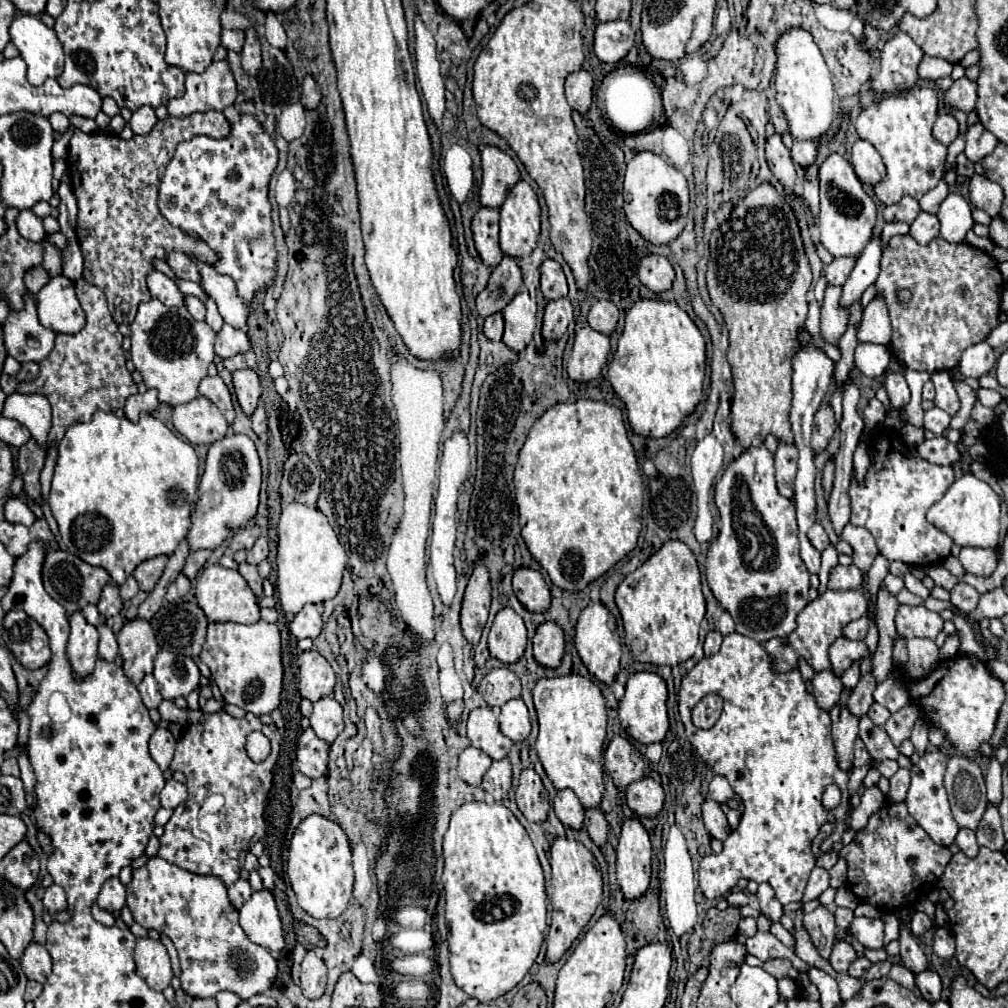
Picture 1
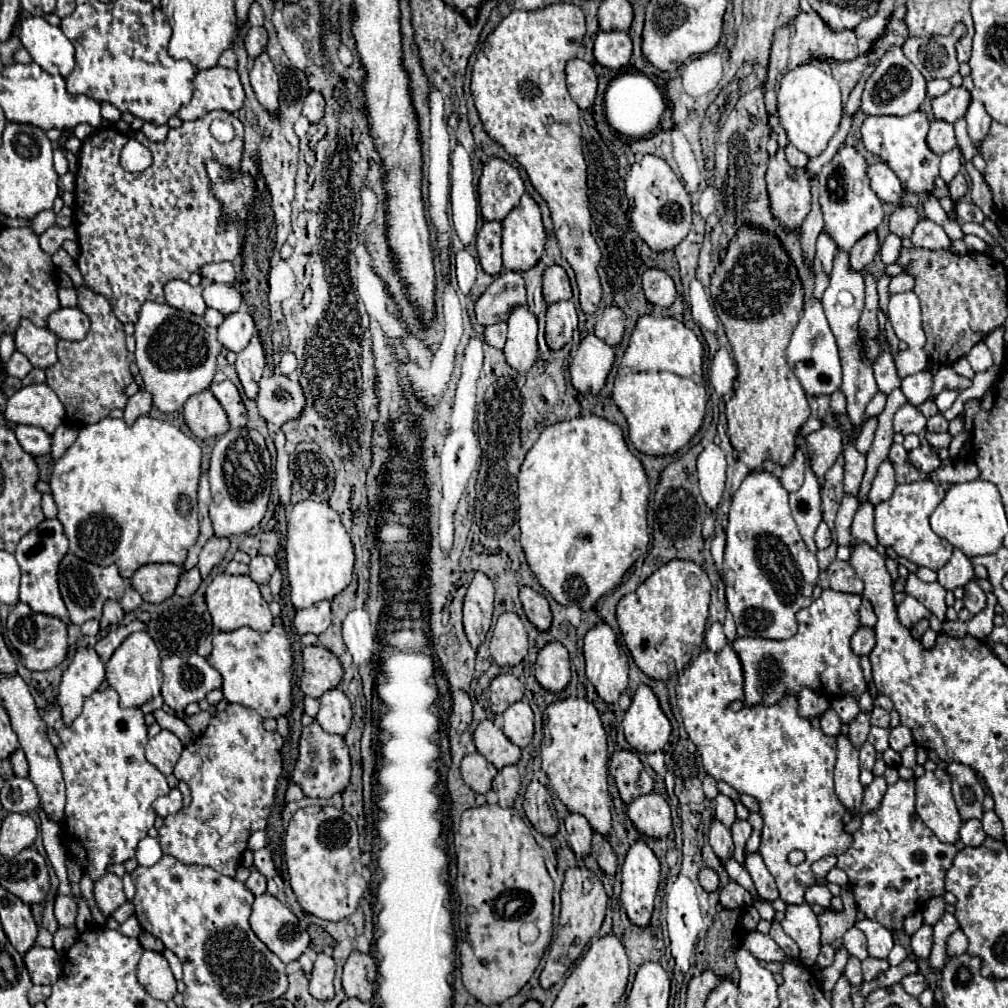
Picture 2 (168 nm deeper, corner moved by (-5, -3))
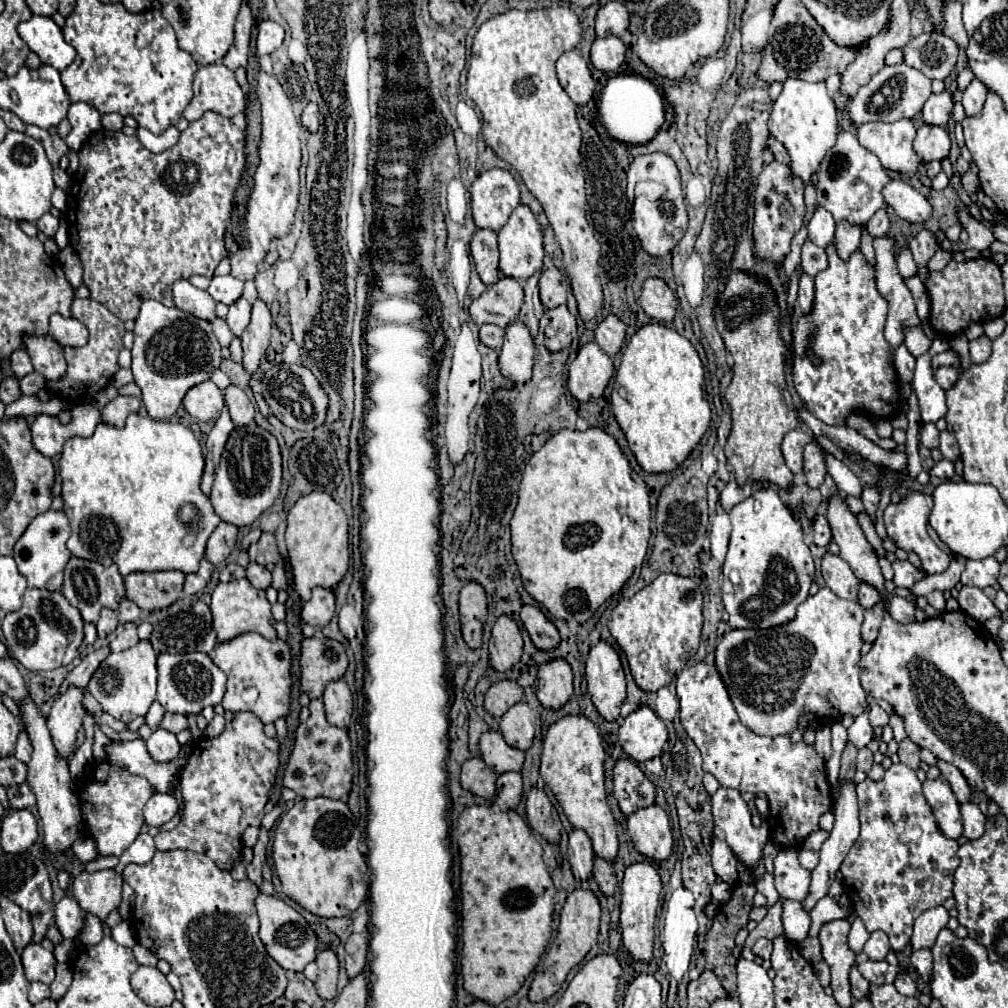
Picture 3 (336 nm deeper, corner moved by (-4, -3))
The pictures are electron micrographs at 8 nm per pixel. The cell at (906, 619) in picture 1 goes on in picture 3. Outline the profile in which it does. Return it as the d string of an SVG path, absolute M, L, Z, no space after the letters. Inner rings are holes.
M893 596L891 606L889 606L889 614L893 616L893 620L897 620L901 624L915 622L915 602L909 598Z

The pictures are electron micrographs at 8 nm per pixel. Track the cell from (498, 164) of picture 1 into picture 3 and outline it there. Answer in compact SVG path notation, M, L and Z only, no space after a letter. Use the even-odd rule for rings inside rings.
M491 168L471 186L471 210L477 228L499 230L519 206L519 186L503 168Z

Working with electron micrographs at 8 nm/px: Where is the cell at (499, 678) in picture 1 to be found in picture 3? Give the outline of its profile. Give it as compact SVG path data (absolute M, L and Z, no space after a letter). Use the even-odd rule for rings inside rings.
M501 680L495 682L487 694L485 694L485 710L499 720L513 704L523 700L523 688L517 682L511 680Z

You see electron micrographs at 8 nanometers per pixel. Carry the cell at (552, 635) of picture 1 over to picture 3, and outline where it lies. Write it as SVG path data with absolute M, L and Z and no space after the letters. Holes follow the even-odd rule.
M563 658L539 666L535 680L537 698L545 708L559 708L573 696L573 672Z

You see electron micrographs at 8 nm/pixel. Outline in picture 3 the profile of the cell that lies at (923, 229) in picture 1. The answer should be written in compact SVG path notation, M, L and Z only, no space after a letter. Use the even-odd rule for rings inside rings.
M921 228L921 230L911 238L909 248L911 248L911 252L913 252L913 258L915 258L917 266L919 266L921 280L925 280L925 278L927 278L927 270L925 270L923 266L925 266L925 262L939 250L939 242L937 242L935 234L933 234L931 230L927 230L927 228Z

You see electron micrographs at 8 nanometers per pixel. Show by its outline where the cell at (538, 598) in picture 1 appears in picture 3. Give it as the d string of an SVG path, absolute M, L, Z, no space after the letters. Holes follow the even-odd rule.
M523 604L519 616L521 616L521 620L523 620L523 624L525 624L525 628L537 648L551 650L559 644L557 628L549 622L549 618L537 606Z

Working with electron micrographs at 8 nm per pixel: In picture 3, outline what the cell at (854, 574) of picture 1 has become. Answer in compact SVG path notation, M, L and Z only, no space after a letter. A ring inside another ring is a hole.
M827 552L821 562L821 572L823 572L827 586L837 596L847 598L847 600L857 600L857 592L859 592L861 582L855 578L855 574L847 562L843 562L839 556Z

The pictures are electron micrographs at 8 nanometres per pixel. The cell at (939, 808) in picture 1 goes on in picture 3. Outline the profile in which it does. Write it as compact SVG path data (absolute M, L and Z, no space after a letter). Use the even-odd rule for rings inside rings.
M925 780L923 782L923 794L935 814L935 822L943 836L959 840L963 826L961 826L961 814L959 814L959 802L947 784L947 780Z

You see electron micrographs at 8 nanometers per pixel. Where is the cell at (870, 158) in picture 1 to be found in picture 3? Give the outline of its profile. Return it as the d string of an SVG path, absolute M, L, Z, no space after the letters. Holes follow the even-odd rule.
M891 178L889 184L883 186L885 204L891 206L901 218L909 222L925 222L931 216L931 206L913 186L903 182L901 178Z

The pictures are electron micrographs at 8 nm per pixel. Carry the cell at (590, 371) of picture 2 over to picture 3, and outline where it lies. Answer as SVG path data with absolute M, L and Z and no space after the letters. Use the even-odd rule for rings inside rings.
M597 342L585 344L573 364L569 366L569 390L579 402L599 398L613 376L611 358L597 346Z

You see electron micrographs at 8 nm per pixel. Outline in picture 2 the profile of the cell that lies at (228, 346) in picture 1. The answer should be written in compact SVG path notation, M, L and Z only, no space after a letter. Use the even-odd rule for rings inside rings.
M232 312L226 316L226 320L218 326L218 340L222 346L226 346L232 352L240 352L248 346L248 340L252 338L252 332L256 332L254 320L248 312Z

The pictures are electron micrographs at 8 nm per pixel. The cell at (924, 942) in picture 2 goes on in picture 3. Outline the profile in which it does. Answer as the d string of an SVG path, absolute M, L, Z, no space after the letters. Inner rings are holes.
M921 948L921 950L913 950L911 954L911 964L915 966L917 974L927 982L931 976L931 968L933 968L933 956L929 948Z

